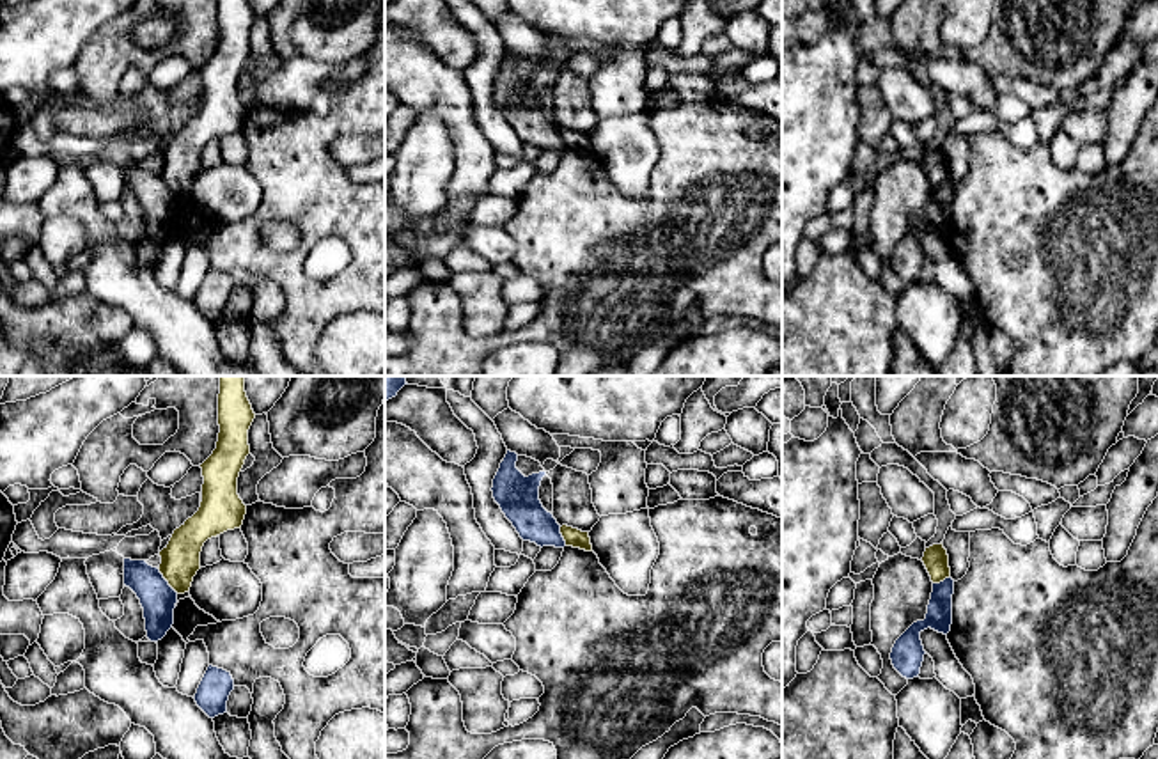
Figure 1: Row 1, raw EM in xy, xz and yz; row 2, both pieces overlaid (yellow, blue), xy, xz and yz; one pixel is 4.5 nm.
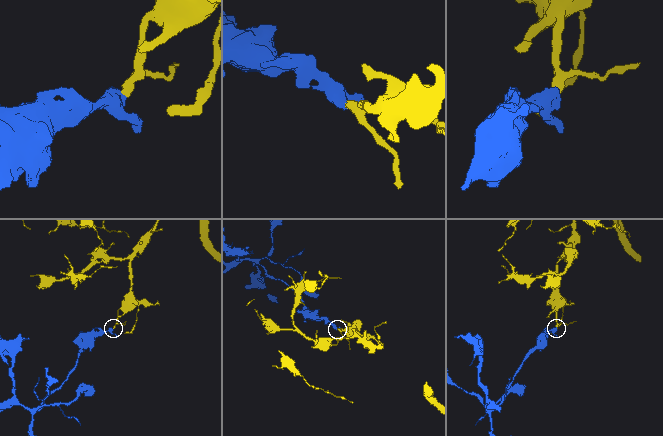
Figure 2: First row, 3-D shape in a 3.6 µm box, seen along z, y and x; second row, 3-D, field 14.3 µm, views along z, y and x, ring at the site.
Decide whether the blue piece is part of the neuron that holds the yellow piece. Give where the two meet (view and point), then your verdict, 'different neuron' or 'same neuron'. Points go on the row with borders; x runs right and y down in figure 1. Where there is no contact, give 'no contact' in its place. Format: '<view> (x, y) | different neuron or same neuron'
xy (165, 579) | different neuron

